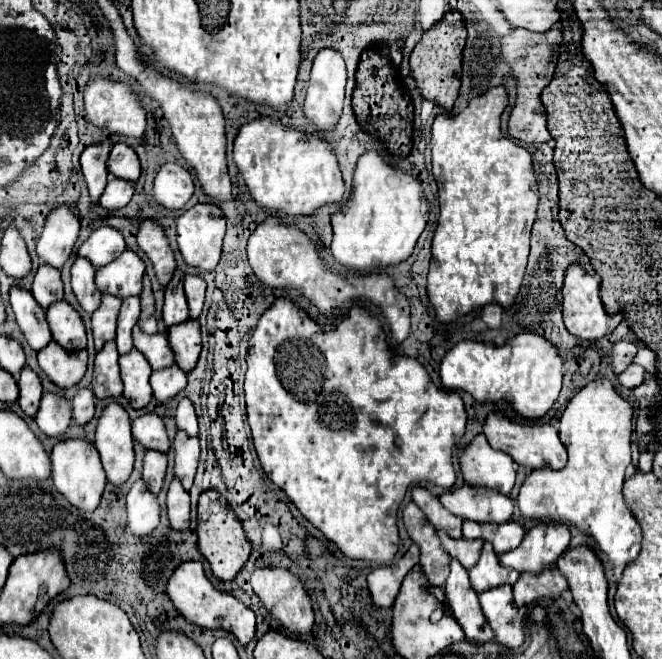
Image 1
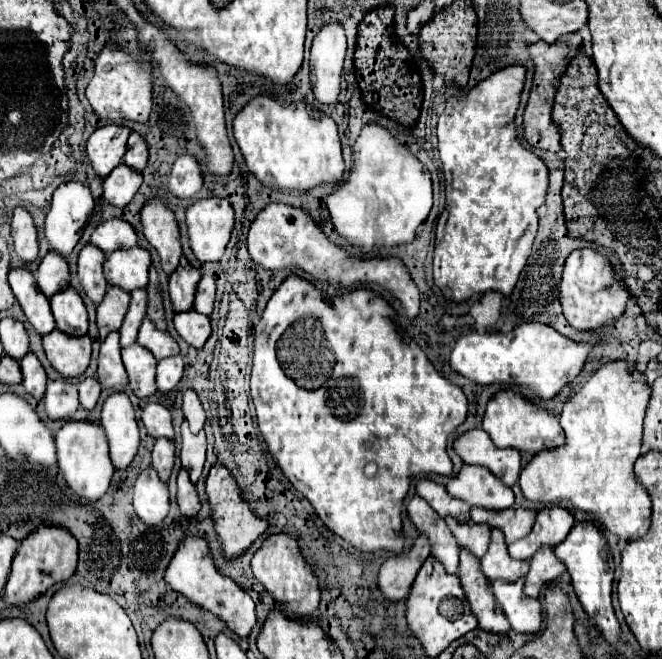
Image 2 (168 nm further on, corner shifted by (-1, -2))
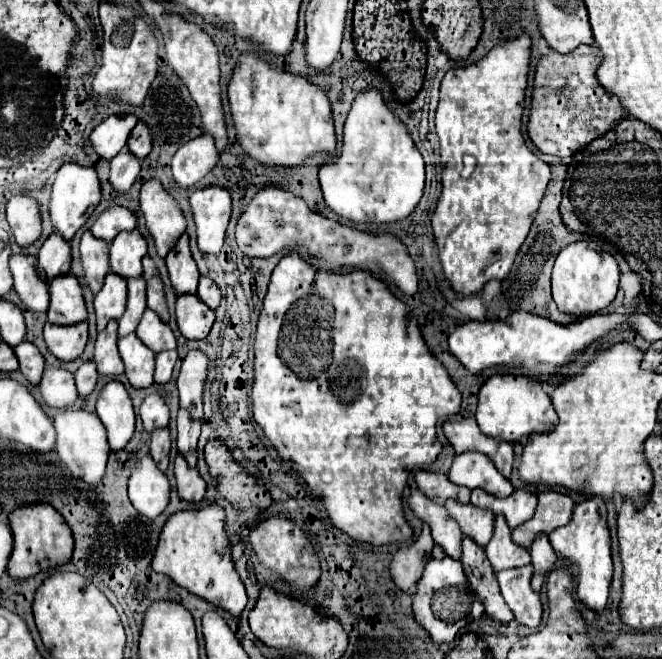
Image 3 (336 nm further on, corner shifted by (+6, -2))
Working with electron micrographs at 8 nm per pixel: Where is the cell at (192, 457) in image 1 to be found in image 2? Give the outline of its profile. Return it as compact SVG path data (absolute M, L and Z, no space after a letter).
M183 421L181 425L181 465L183 469L189 471L189 477L193 483L197 483L201 471L203 471L203 463L205 463L205 431L199 431L197 435L193 435L189 431L187 421Z

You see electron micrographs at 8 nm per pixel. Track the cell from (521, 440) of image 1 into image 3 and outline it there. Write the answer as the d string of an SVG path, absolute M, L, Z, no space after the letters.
M494 373L480 387L476 421L482 433L490 437L498 437L504 441L518 441L522 435L554 429L558 417L540 381L532 381L522 373Z

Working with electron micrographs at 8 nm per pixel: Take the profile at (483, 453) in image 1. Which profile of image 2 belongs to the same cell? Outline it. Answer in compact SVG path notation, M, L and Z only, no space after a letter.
M471 429L455 441L455 451L467 465L479 465L489 469L507 487L519 479L521 457L515 449L499 449L493 445L483 429Z

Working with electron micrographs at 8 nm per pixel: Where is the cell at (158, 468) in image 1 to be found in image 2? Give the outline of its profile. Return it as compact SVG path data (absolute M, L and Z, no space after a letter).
M157 439L153 453L151 453L151 465L153 469L159 473L159 479L163 483L167 483L171 469L173 469L173 461L175 461L175 445L169 439Z

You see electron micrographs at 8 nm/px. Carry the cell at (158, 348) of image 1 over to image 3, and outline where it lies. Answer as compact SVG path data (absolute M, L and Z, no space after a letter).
M152 309L144 311L144 317L136 327L136 335L154 353L160 353L164 349L176 349L176 337L170 325L164 323Z

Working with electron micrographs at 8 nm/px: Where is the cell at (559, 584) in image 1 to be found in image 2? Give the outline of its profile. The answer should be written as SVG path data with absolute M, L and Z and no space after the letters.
M549 547L539 549L535 557L531 557L531 567L529 573L525 575L525 585L523 585L525 595L537 599L541 589L553 583L555 579L559 579L563 573L565 573L565 565L555 557L553 549Z

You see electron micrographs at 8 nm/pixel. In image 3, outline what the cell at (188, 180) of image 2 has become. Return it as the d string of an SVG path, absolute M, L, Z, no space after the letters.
M202 133L184 143L172 159L172 175L180 187L192 187L216 167L220 153L210 133Z

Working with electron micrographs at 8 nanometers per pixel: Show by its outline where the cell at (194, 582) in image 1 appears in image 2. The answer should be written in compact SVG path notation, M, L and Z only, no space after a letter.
M187 537L181 545L179 551L175 553L175 557L171 559L171 565L167 567L165 573L165 581L171 585L173 591L181 593L185 599L189 599L193 605L217 615L219 619L223 619L227 623L227 627L237 633L239 637L249 637L251 629L257 623L257 615L255 615L255 603L253 599L229 577L223 577L215 565L213 559L209 555L207 549L207 541L197 539L197 537Z

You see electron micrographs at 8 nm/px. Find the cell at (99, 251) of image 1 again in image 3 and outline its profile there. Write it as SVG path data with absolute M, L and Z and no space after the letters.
M114 205L104 213L100 213L100 217L90 227L90 231L94 233L94 237L110 243L120 231L132 231L136 225L138 225L138 219L132 209Z

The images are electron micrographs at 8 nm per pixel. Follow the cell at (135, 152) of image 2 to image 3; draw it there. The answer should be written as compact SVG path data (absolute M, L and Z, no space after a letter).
M138 121L138 125L132 129L130 139L128 139L128 149L138 159L144 159L150 153L150 149L152 149L152 135L148 133L148 127L142 121Z

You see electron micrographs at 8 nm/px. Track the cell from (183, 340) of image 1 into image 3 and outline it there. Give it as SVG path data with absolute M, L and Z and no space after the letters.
M180 295L176 303L176 321L186 339L204 339L214 323L214 311L196 295Z

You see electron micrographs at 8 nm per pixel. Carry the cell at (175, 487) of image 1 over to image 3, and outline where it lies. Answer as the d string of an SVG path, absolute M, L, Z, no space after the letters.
M178 455L174 461L174 475L176 475L176 489L178 495L190 503L198 503L206 493L206 481L200 477L198 469L190 469L184 461L184 455Z

